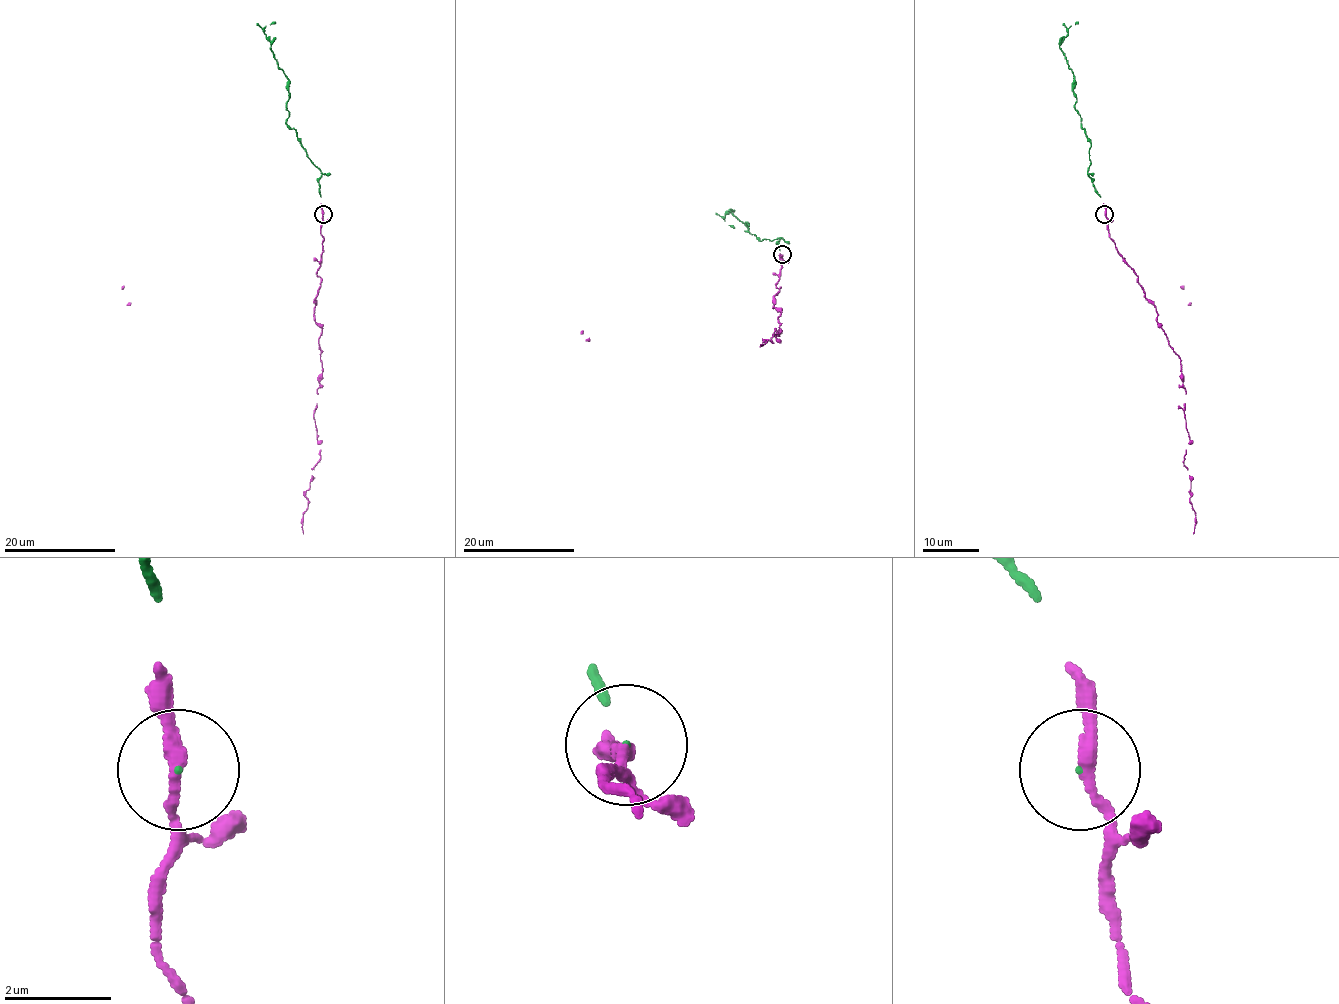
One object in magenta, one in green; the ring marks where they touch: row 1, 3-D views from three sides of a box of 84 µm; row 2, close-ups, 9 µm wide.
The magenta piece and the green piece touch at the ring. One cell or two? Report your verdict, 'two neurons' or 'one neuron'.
one neuron

